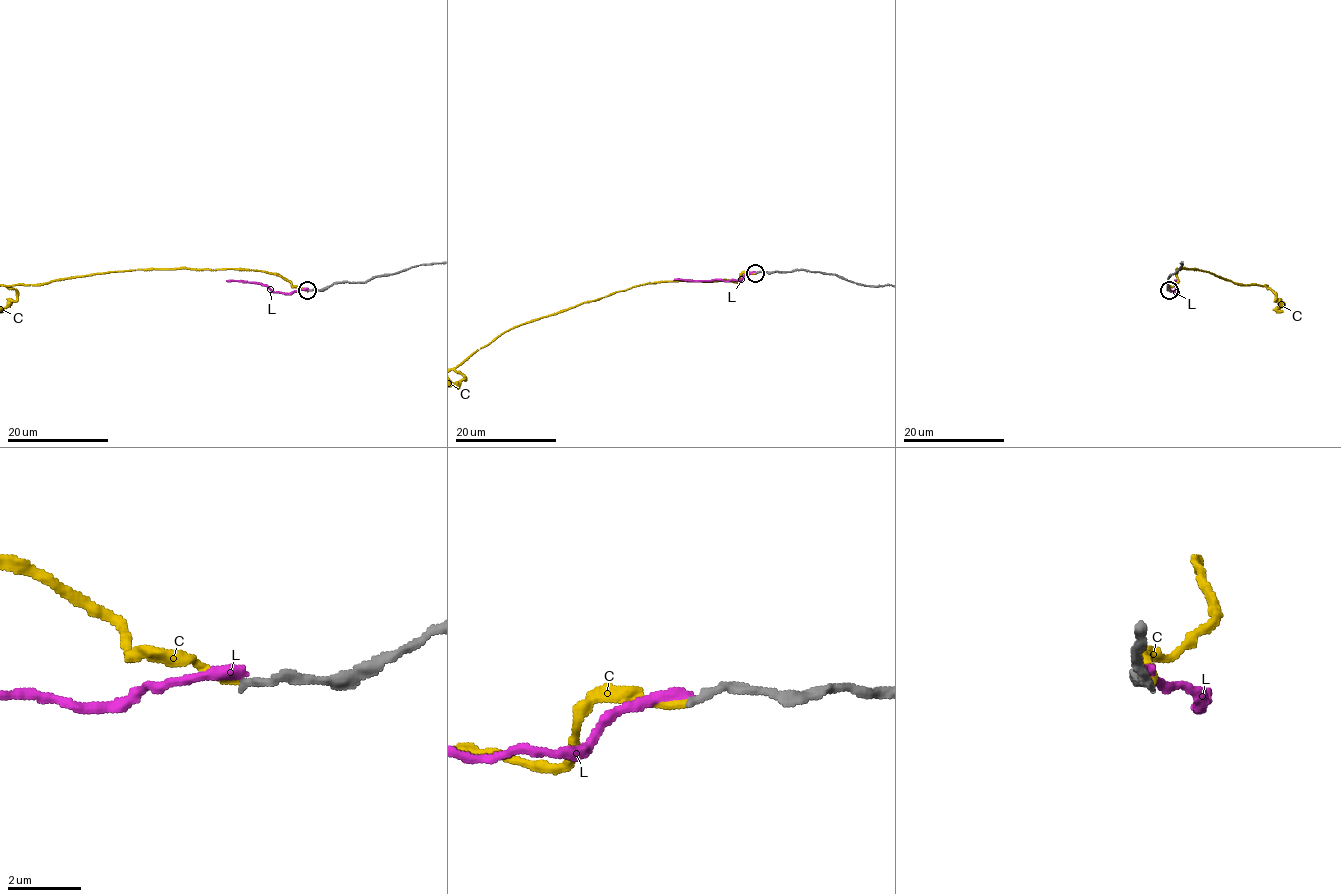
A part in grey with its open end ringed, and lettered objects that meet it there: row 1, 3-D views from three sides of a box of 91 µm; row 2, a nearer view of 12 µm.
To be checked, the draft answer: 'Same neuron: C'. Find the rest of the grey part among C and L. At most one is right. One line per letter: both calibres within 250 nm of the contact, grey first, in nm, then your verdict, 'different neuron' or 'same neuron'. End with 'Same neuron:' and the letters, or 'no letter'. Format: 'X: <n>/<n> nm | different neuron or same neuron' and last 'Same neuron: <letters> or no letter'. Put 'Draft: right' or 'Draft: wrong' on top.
Draft: right
C: 220/200 nm | same neuron
L: 220/360 nm | different neuron
Same neuron: C

